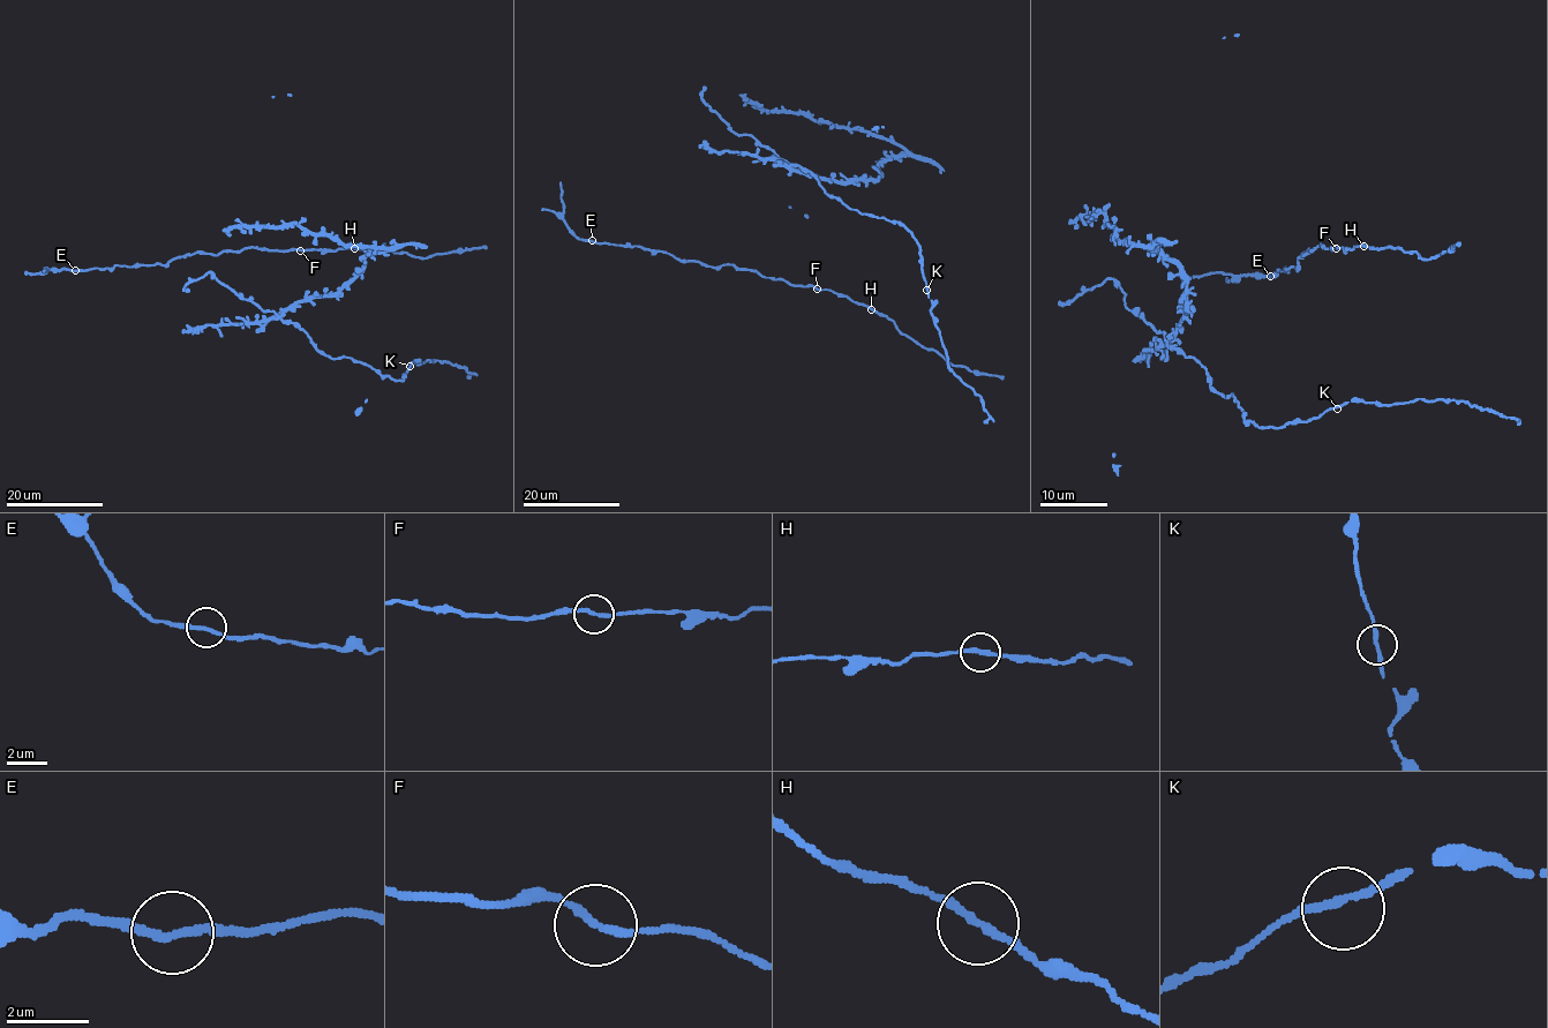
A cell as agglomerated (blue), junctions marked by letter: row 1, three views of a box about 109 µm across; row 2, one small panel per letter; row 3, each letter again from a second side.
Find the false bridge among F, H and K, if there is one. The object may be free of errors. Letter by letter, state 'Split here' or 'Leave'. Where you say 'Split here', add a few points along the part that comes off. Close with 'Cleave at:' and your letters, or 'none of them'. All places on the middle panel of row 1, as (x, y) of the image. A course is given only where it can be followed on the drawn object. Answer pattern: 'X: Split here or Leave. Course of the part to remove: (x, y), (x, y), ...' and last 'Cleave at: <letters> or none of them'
F: Leave
H: Leave
K: Leave
Cleave at: none of them

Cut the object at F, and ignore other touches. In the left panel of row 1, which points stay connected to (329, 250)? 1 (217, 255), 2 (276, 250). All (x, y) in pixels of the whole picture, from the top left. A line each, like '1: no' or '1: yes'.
1: no
2: no

